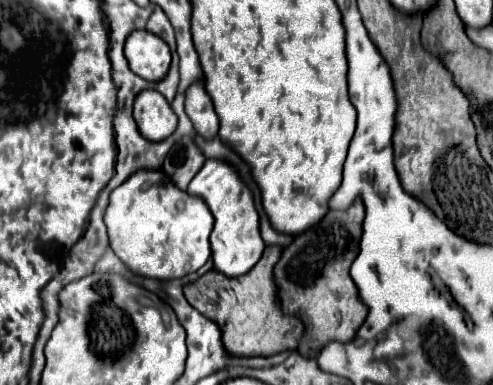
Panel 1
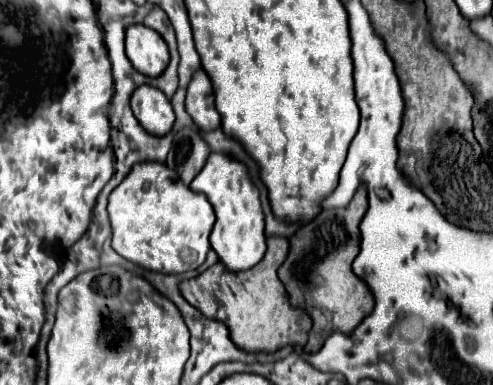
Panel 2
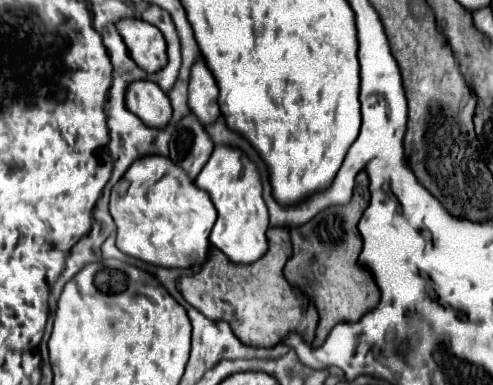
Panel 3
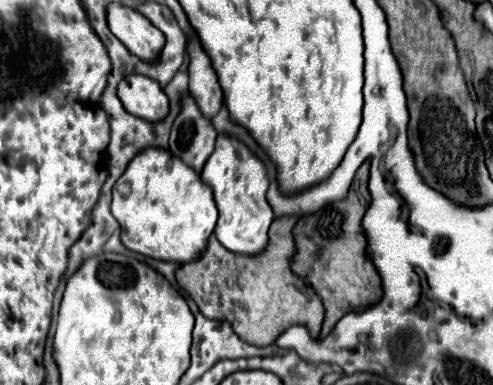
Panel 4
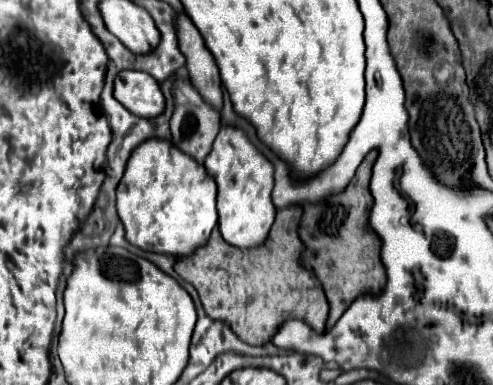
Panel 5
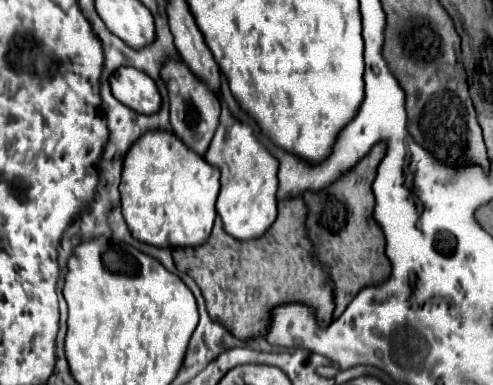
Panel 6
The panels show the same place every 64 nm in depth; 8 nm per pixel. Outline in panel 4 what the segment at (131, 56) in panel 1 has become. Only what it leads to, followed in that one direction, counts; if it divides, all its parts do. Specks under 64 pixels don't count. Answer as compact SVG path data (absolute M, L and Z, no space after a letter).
M108 4L108 28L140 60L158 60L164 46L164 34L138 10L124 4Z

